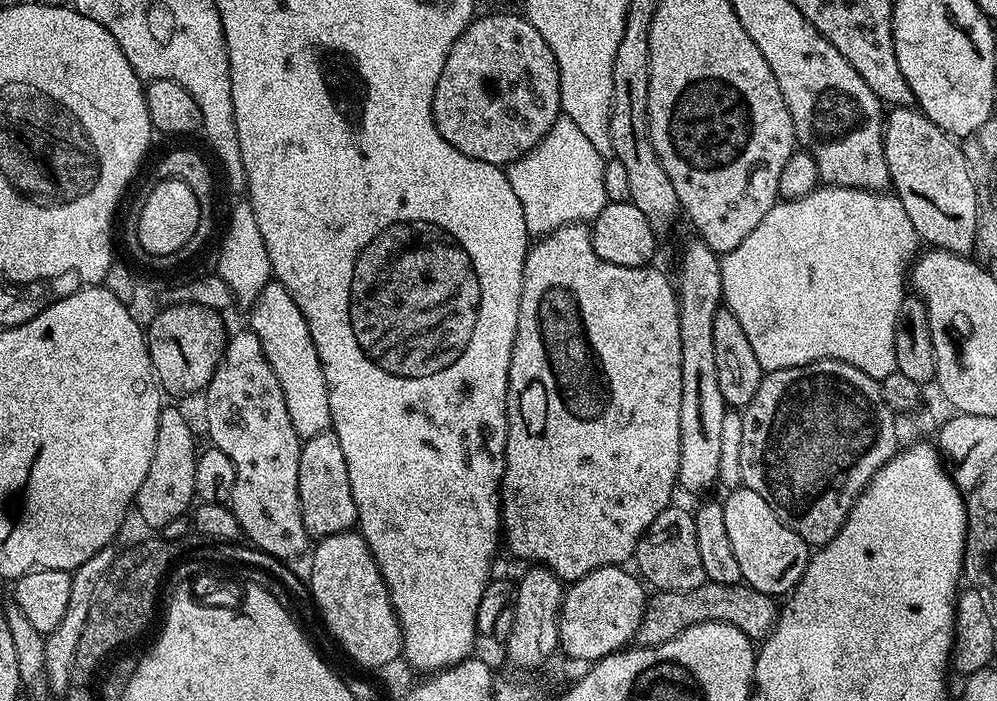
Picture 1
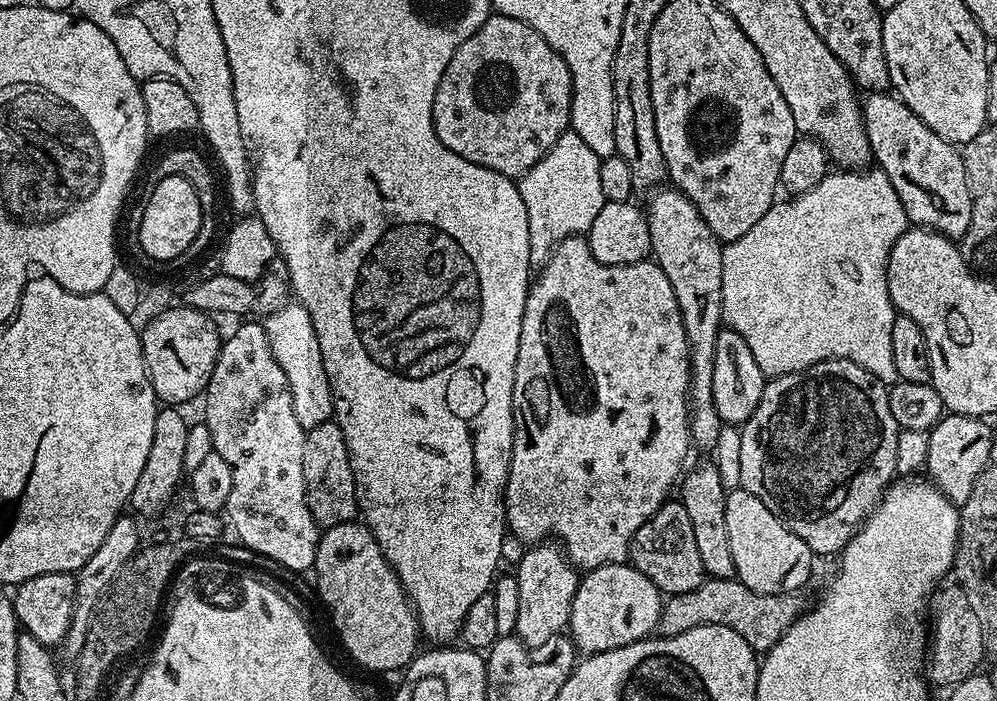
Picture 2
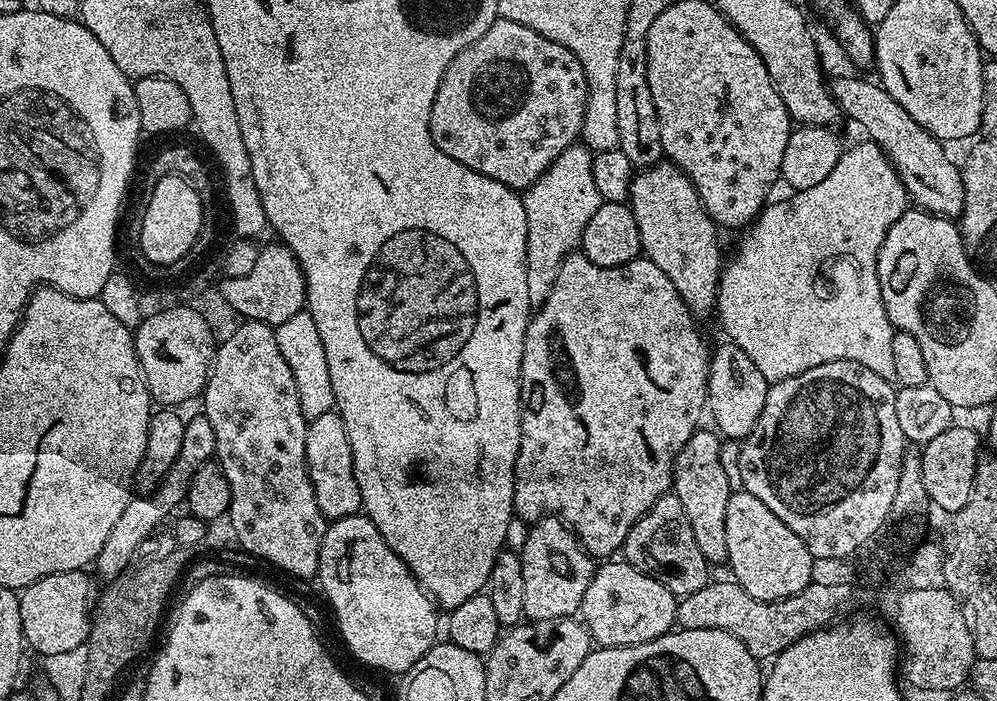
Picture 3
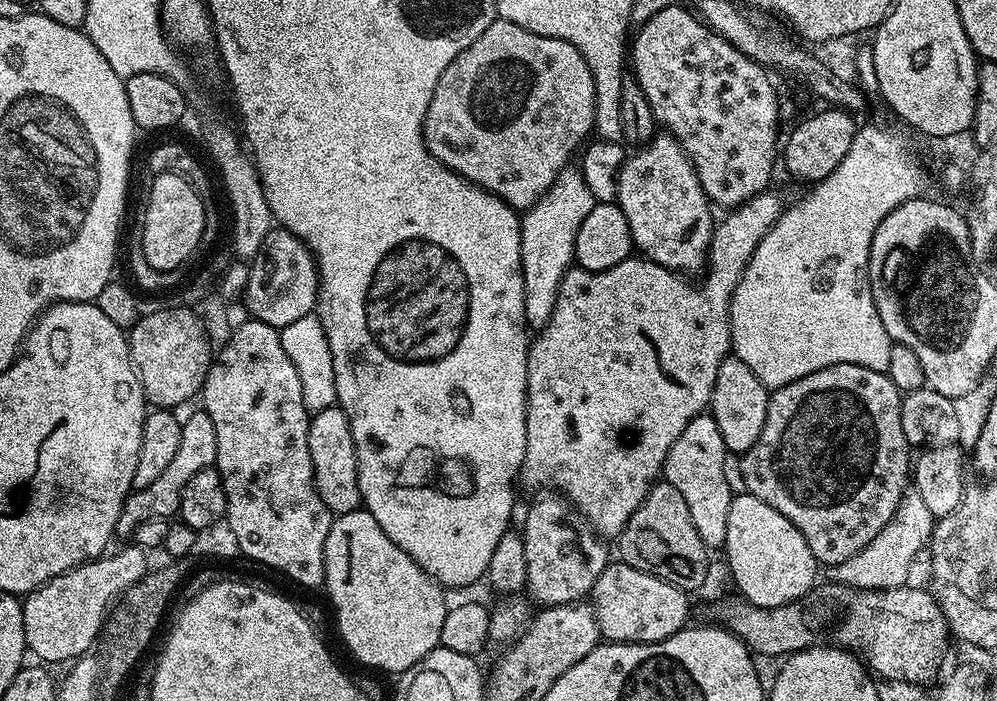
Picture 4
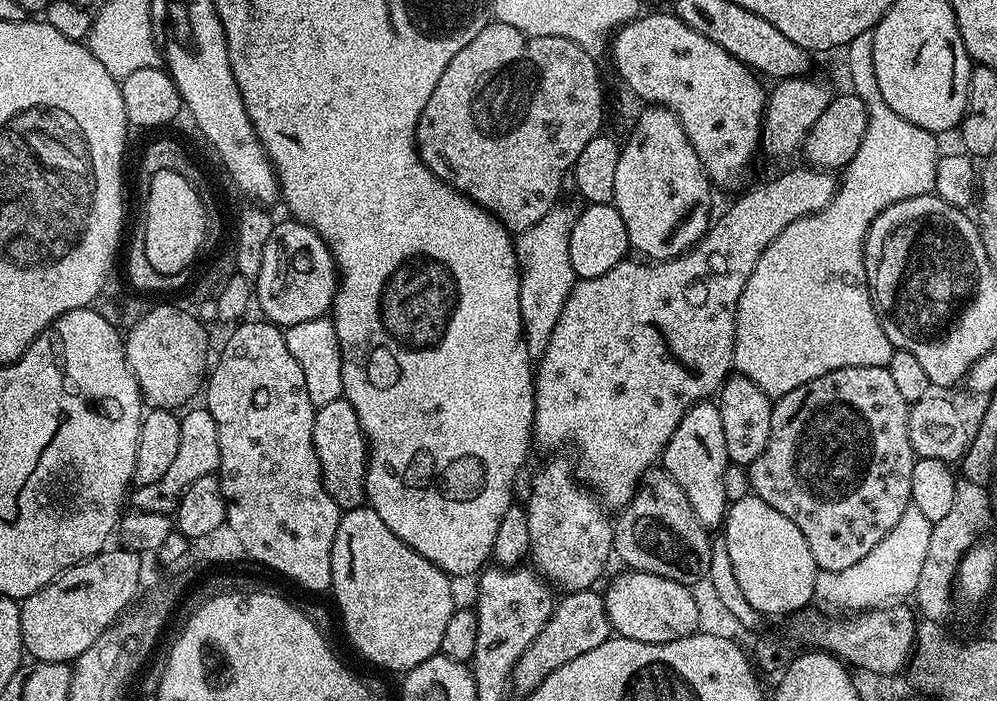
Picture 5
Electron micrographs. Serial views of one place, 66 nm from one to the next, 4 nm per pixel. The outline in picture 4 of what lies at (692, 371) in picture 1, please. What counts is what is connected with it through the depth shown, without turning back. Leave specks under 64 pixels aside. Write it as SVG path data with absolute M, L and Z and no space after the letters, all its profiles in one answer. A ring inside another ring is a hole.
M657 134L647 144L637 147L636 152L627 157L620 168L620 181L615 203L620 205L622 214L626 214L626 222L630 226L632 243L640 248L647 259L671 272L689 274L688 272L705 271L708 263L708 249L712 246L712 220L713 205L708 195L702 190L702 182L698 182L696 167L682 150L679 140L667 134Z

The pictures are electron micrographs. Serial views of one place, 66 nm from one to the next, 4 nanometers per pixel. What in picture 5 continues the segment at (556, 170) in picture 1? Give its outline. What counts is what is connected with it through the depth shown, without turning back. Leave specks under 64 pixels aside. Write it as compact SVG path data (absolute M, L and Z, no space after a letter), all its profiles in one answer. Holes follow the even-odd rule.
M551 208L534 226L515 237L516 262L520 273L520 313L524 323L524 341L528 355L539 358L544 355L554 326L562 314L562 306L578 279L574 266L570 264L572 243L570 232L577 213L568 208Z

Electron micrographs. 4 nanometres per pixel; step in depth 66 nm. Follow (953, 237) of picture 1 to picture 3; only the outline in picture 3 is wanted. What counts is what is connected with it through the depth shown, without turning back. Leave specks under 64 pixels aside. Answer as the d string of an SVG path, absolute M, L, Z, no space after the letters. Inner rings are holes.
M860 76L831 77L832 96L841 113L864 127L869 141L884 151L902 186L908 191L909 201L917 209L936 216L959 218L964 214L964 178L961 169L948 157L943 143L918 126L894 98L875 79L863 80ZM873 80L873 81L872 81Z

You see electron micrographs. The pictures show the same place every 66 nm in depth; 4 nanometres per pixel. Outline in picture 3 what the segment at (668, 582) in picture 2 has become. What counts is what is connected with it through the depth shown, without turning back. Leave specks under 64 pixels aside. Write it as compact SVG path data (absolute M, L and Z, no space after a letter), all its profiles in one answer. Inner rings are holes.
M671 490L658 498L642 518L638 518L626 538L622 556L630 566L662 582L662 586L677 598L694 594L694 590L702 590L702 586L710 582L708 560L702 558L702 550L698 550L694 530L690 530L690 518L686 518L686 509Z

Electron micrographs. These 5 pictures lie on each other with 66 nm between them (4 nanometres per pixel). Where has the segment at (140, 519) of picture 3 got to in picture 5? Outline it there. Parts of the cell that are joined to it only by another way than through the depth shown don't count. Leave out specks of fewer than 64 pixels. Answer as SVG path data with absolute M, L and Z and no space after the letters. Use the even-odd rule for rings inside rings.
M206 406L191 408L187 409L188 413L180 416L178 451L166 474L162 474L158 482L142 484L131 489L130 504L135 511L171 517L182 502L182 494L186 494L186 490L190 490L190 486L194 486L198 478L216 476L219 473L218 426L214 426L214 414L210 414Z

